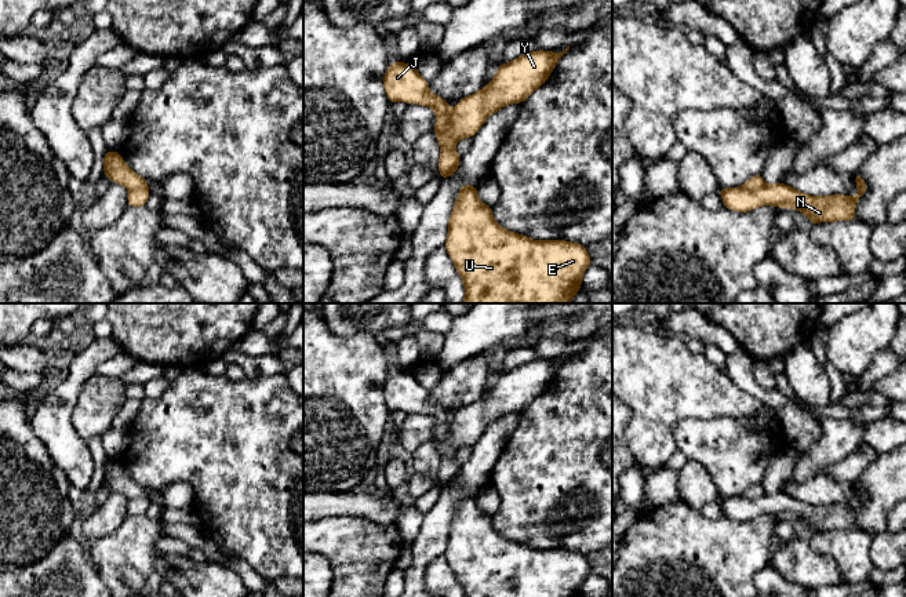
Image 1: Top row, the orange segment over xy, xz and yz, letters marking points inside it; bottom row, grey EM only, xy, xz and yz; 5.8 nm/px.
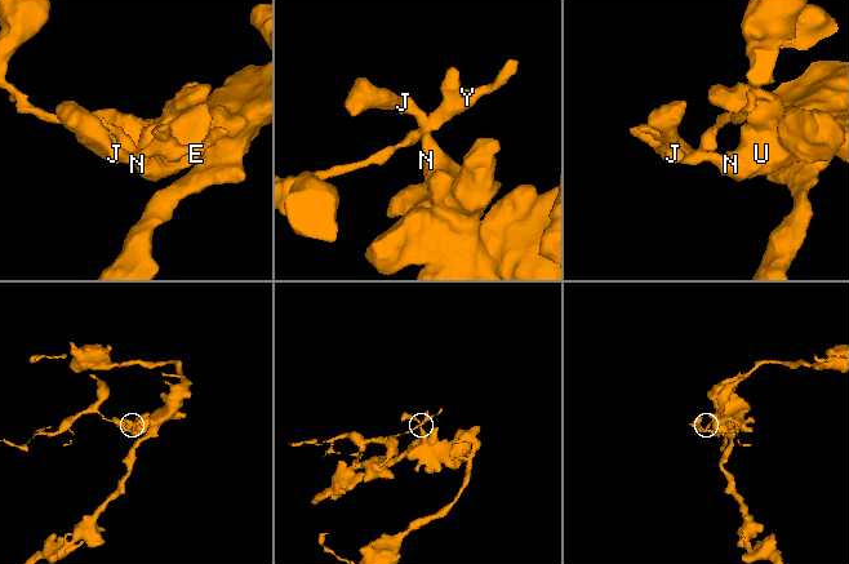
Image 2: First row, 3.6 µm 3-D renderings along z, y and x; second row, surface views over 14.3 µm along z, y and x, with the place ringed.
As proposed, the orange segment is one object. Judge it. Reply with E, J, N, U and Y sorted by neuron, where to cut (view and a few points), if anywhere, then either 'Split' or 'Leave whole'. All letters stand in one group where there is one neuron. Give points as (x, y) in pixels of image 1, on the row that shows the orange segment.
Groups: E J N U / Y. Split along xz (451, 110), (448, 126), (436, 134). Split

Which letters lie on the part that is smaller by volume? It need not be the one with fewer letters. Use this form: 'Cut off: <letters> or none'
Cut off: Y

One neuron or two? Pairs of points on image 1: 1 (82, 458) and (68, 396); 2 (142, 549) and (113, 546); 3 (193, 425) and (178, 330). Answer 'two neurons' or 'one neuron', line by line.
1: one neuron
2: one neuron
3: two neurons

